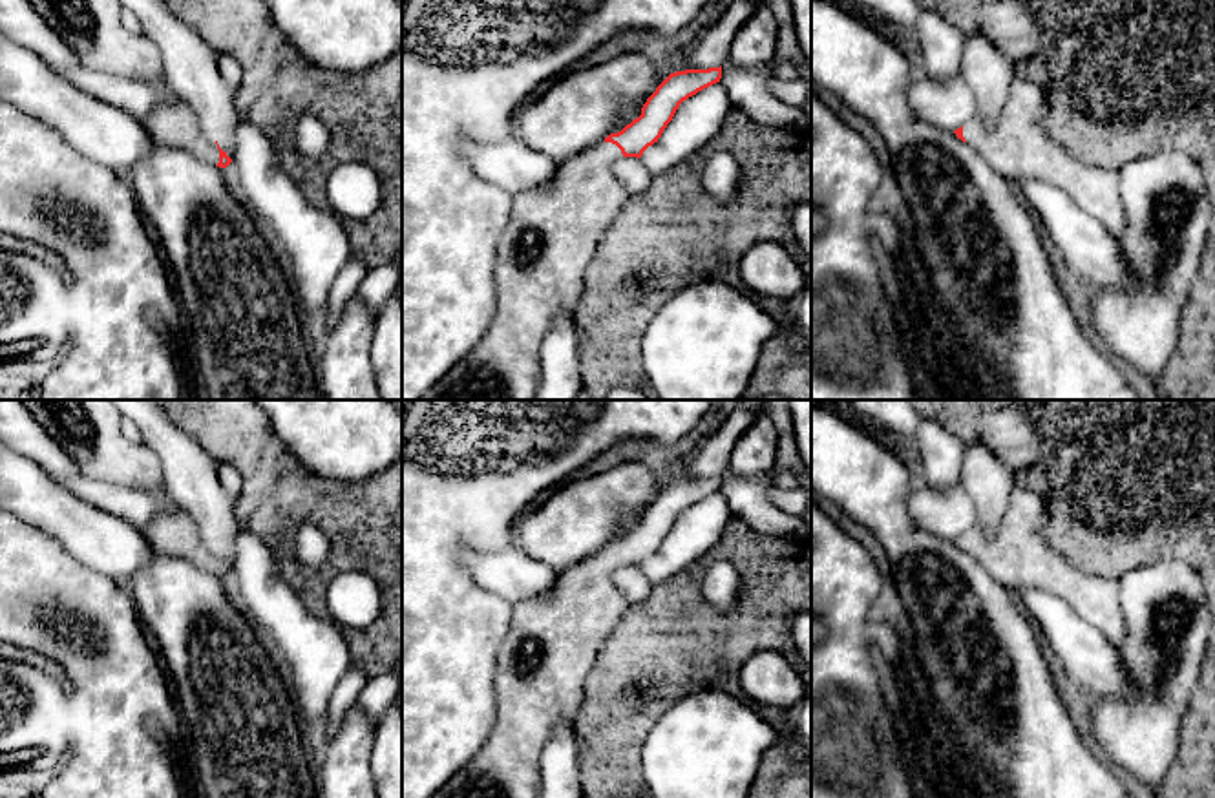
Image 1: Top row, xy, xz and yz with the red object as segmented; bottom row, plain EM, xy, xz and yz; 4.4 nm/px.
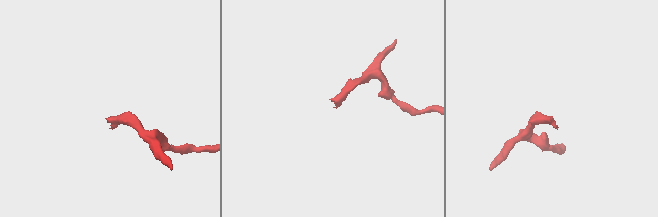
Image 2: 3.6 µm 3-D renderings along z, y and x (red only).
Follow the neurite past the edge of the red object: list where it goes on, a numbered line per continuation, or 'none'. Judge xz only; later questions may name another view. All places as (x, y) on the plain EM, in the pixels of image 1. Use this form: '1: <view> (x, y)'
1: xz (552, 641)

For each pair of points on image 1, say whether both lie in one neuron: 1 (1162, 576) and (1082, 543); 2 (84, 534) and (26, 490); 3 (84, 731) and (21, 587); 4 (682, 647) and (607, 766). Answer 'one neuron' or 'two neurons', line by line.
1: two neurons
2: one neuron
3: one neuron
4: one neuron

